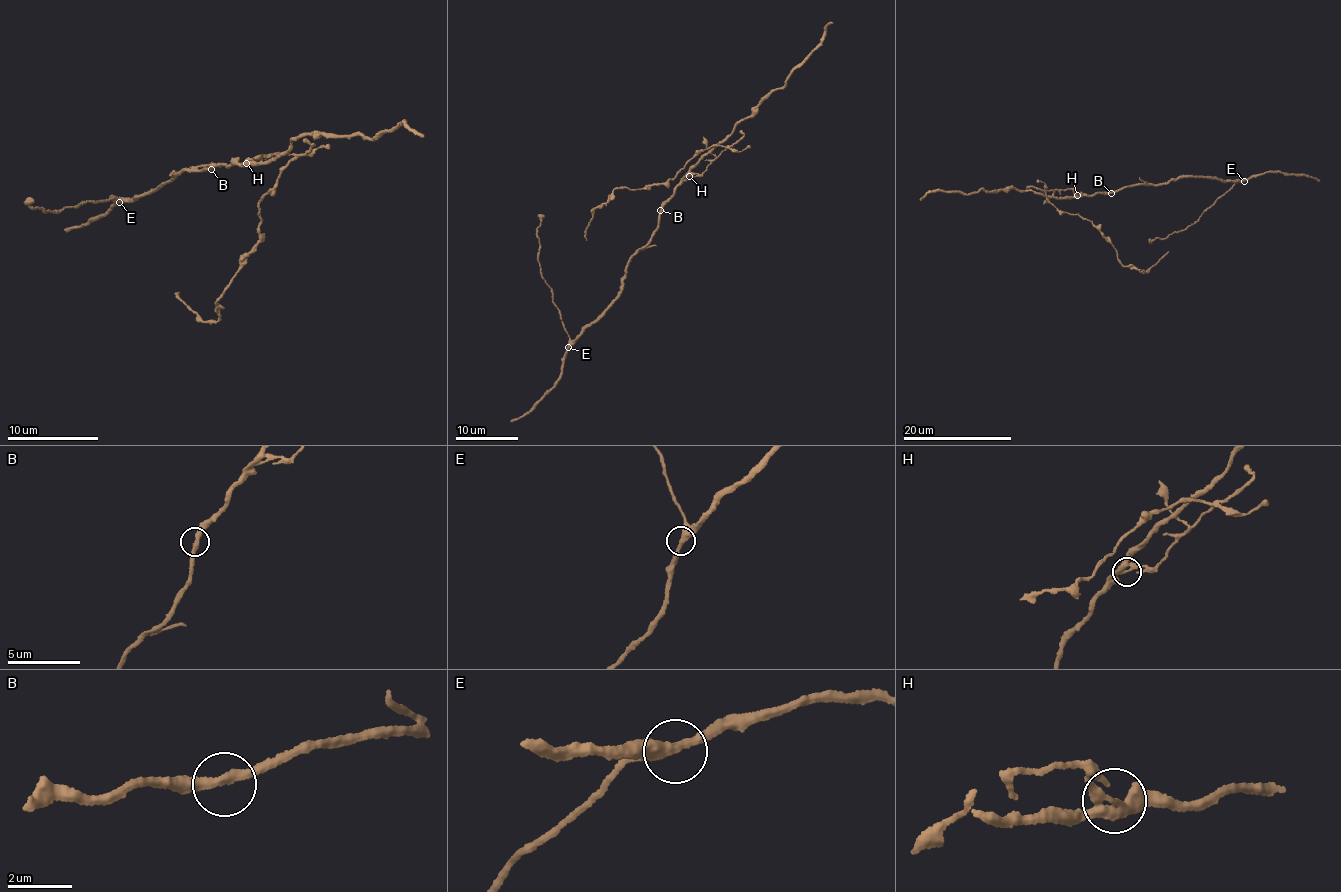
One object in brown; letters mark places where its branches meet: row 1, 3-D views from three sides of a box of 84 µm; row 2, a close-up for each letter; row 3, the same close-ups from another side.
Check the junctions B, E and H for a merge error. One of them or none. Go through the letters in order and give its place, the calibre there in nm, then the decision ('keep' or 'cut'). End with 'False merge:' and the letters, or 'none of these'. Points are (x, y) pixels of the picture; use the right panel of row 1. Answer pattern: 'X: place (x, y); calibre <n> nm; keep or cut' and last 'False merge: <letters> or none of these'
B: place (1111, 193); calibre 320 nm; keep
E: place (1244, 181); calibre 320 nm; keep
H: place (1077, 195); calibre 300 nm; cut
False merge: H

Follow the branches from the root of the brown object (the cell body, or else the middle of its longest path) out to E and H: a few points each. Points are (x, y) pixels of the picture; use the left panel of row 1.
E: (212, 166), (213, 171), (209, 168), (174, 173), (172, 180), (146, 195), (119, 202)
H: (212, 166), (226, 163), (229, 165), (233, 161), (245, 163)

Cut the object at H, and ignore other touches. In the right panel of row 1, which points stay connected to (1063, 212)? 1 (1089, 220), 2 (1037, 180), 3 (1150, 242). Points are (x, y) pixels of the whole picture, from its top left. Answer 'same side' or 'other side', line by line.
1: same side
2: same side
3: other side

